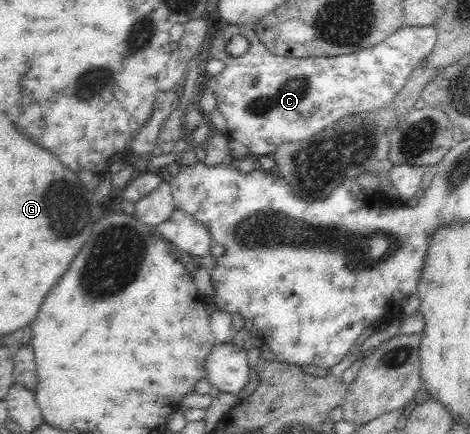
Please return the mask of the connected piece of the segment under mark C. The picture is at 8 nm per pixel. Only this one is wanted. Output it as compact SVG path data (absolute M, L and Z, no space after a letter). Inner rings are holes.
M222 25L211 31L205 49L210 57L224 61L224 70L218 75L206 74L208 91L217 96L217 107L225 117L225 133L228 140L240 141L249 149L254 158L272 155L280 144L308 139L326 127L330 127L345 115L369 112L387 106L402 87L406 87L408 77L418 63L427 56L436 43L435 25L410 27L403 25L398 31L387 37L382 43L366 47L346 55L306 56L293 58L270 53L258 39L254 29L246 25ZM234 35L248 38L248 51L234 57L226 51L226 42Z

